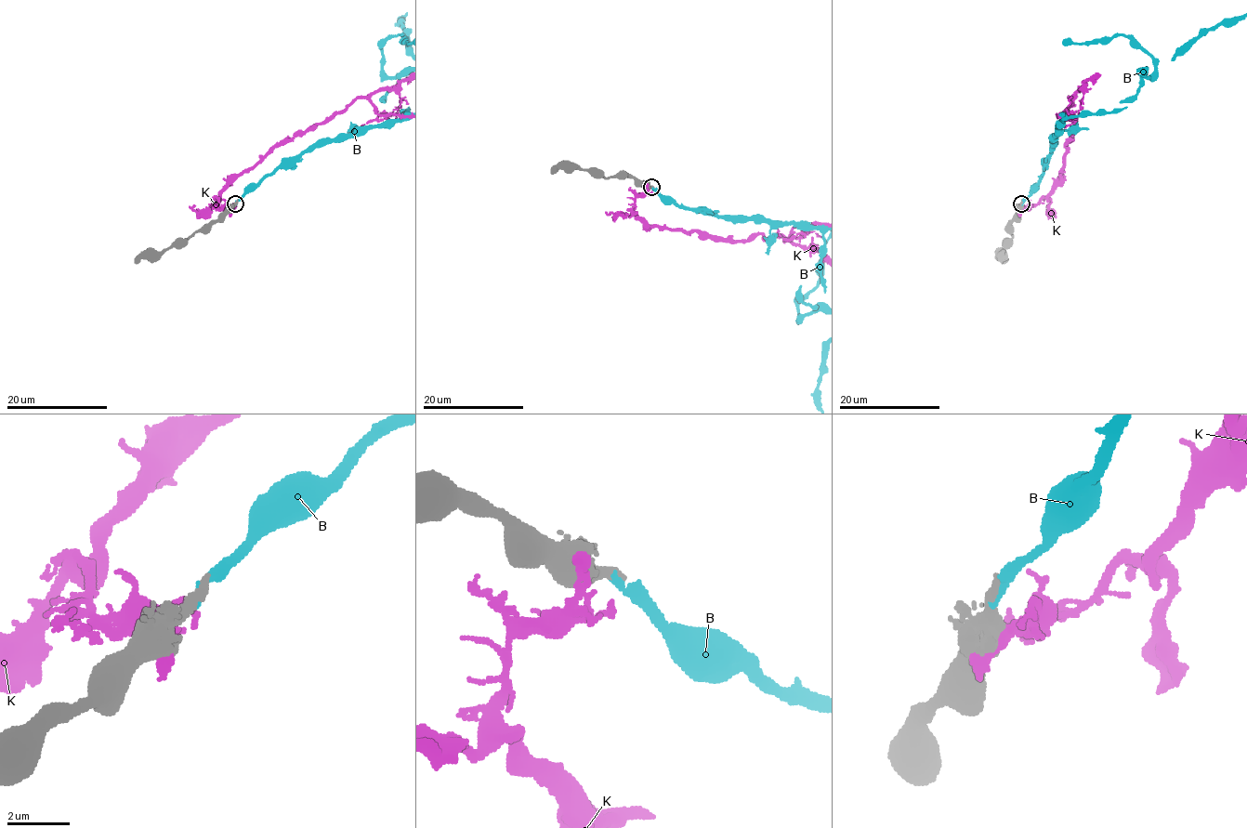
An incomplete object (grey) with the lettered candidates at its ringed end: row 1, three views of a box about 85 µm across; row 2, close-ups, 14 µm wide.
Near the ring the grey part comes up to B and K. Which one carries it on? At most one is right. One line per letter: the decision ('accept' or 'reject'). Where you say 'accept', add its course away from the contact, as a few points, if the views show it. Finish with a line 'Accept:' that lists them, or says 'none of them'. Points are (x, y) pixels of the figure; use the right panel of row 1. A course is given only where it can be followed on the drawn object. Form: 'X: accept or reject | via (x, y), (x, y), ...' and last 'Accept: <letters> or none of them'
B: accept
K: reject
Accept: B

